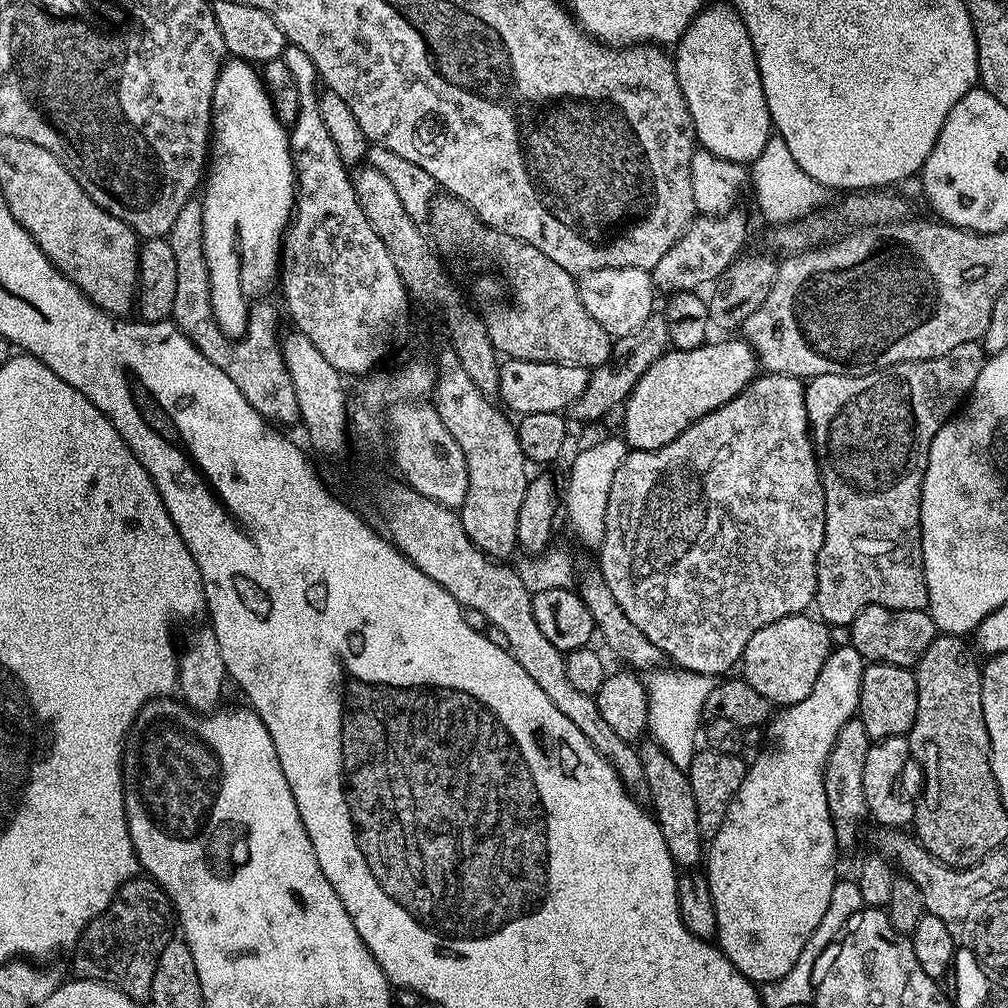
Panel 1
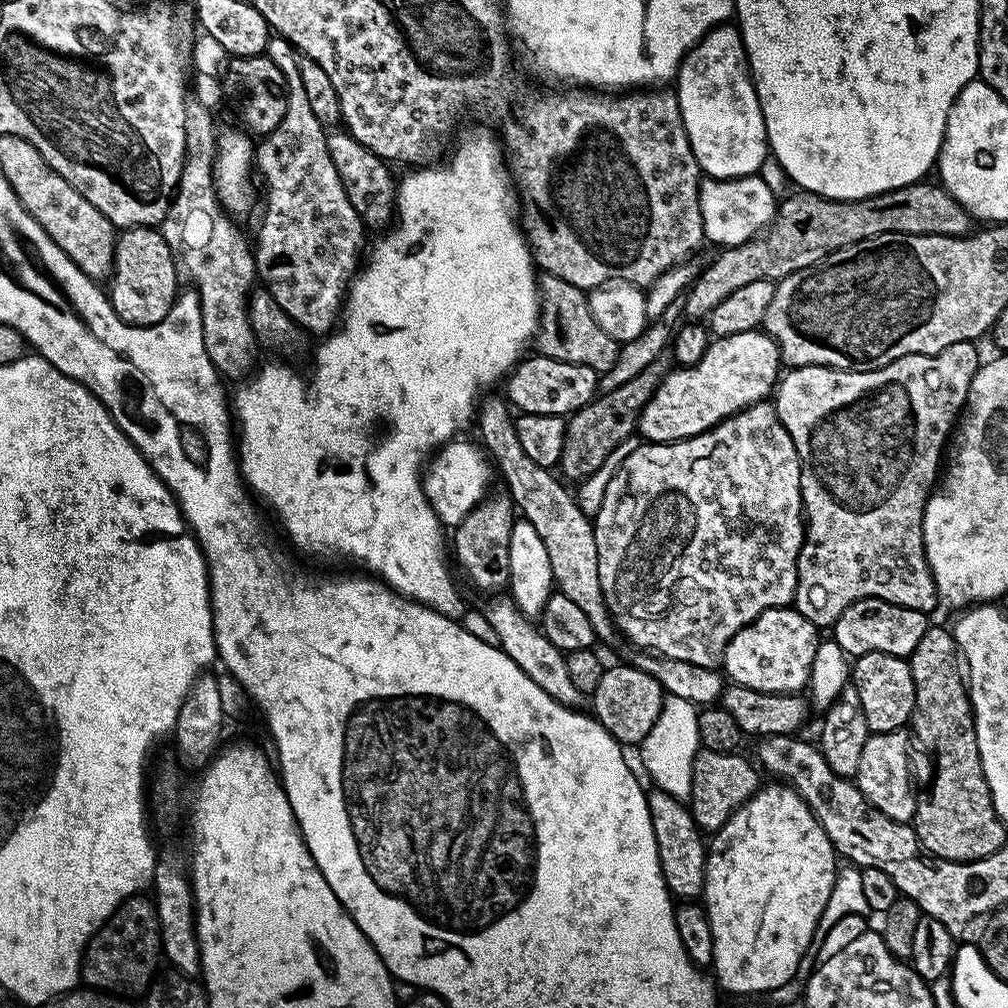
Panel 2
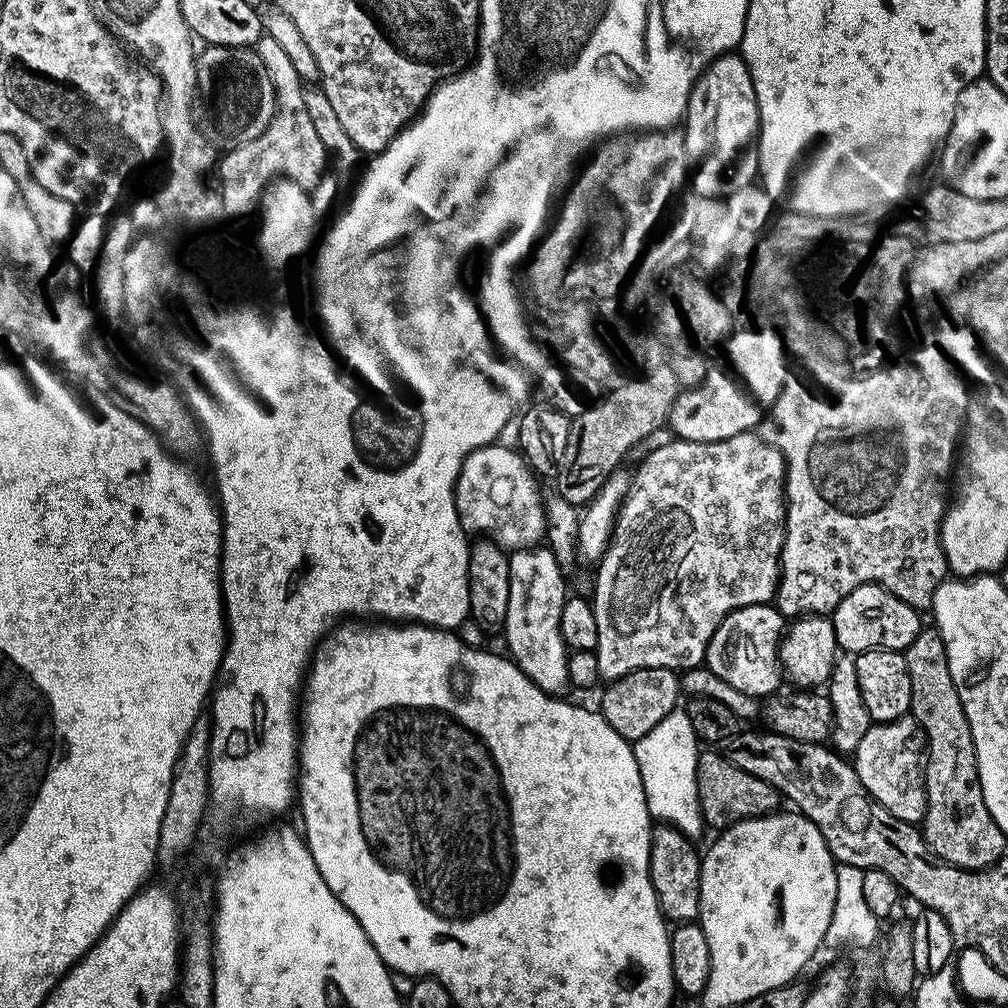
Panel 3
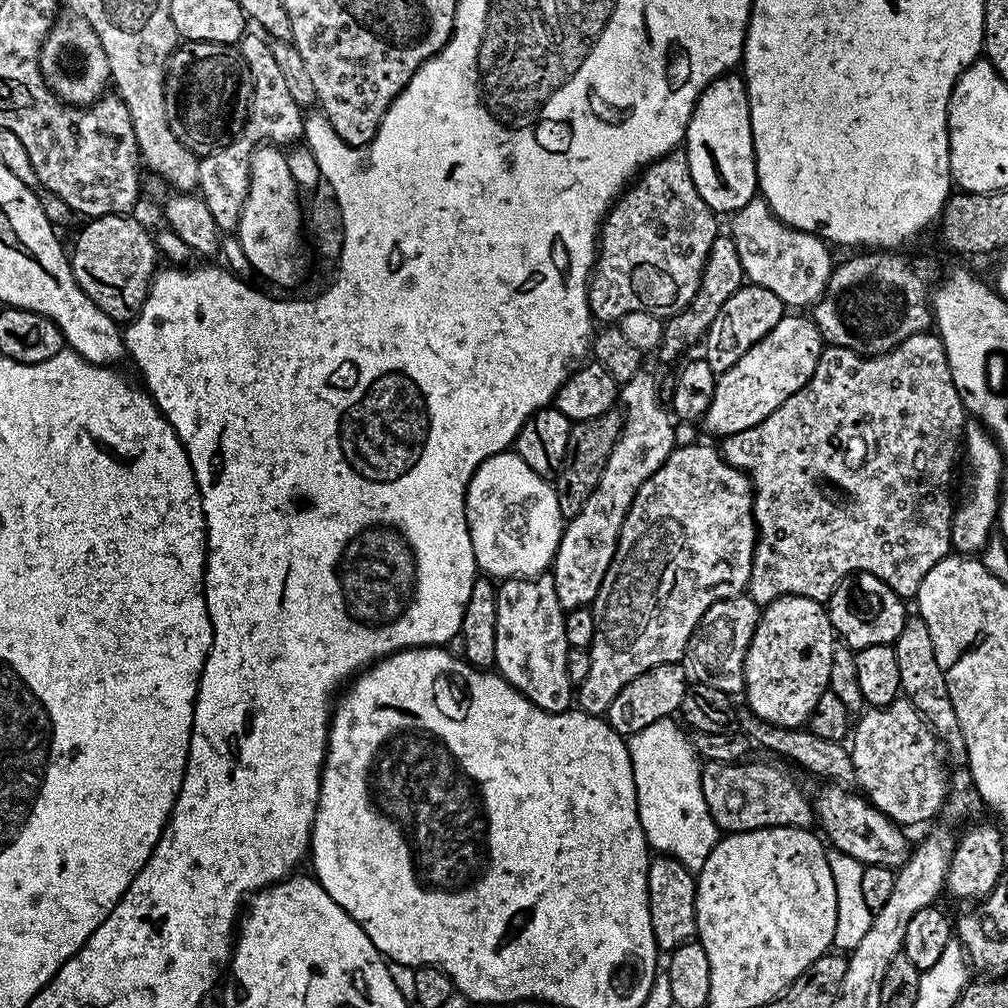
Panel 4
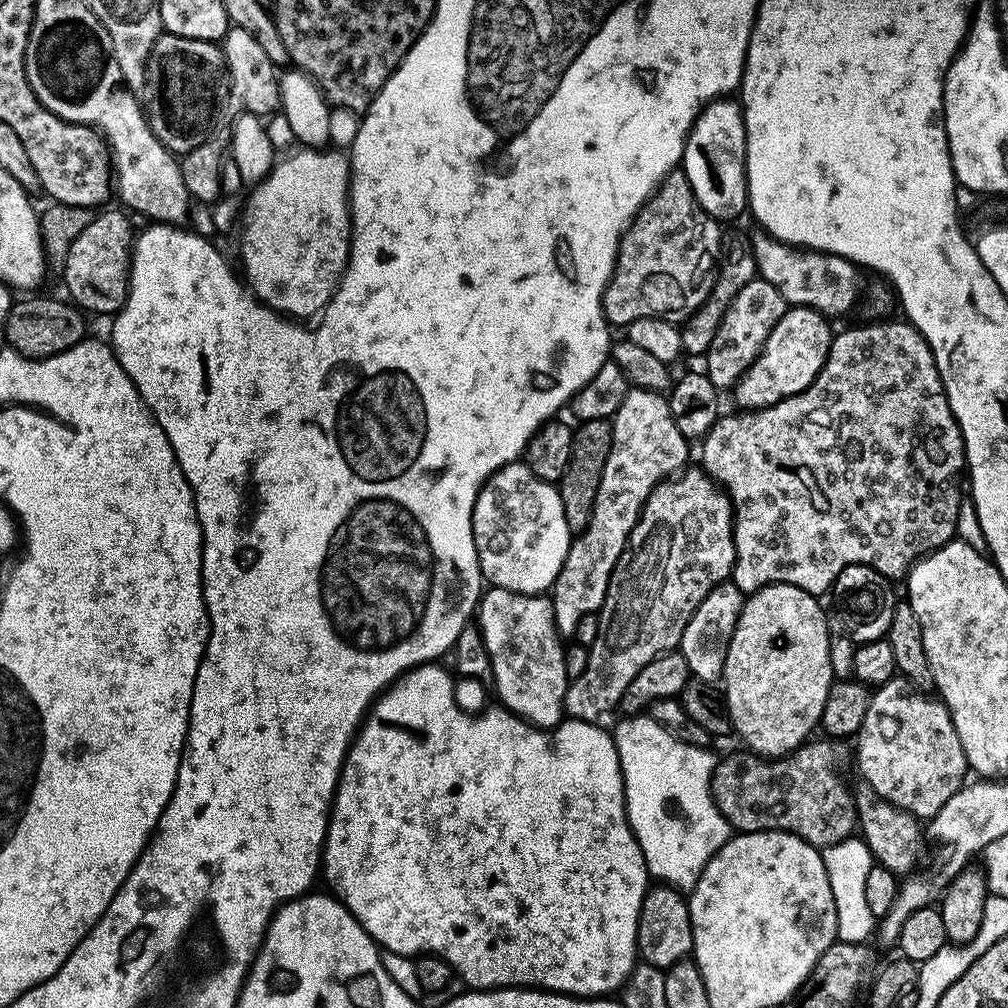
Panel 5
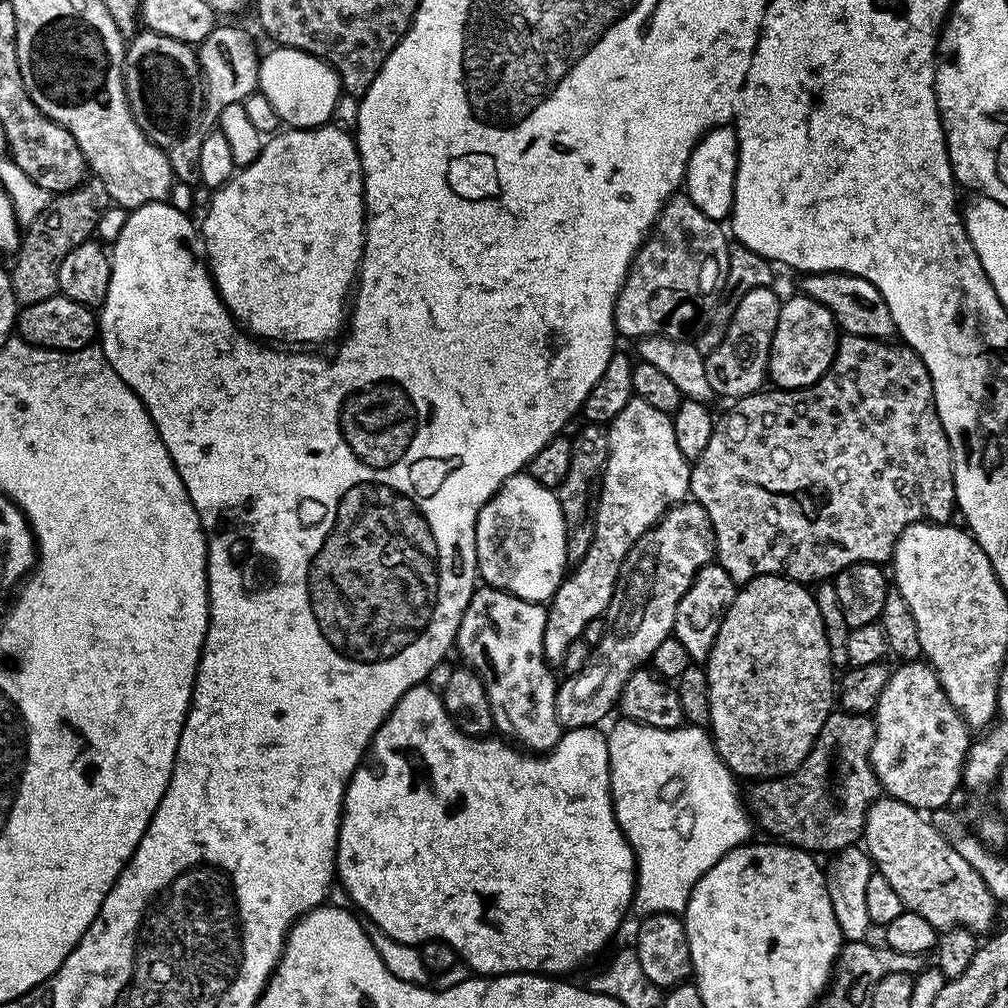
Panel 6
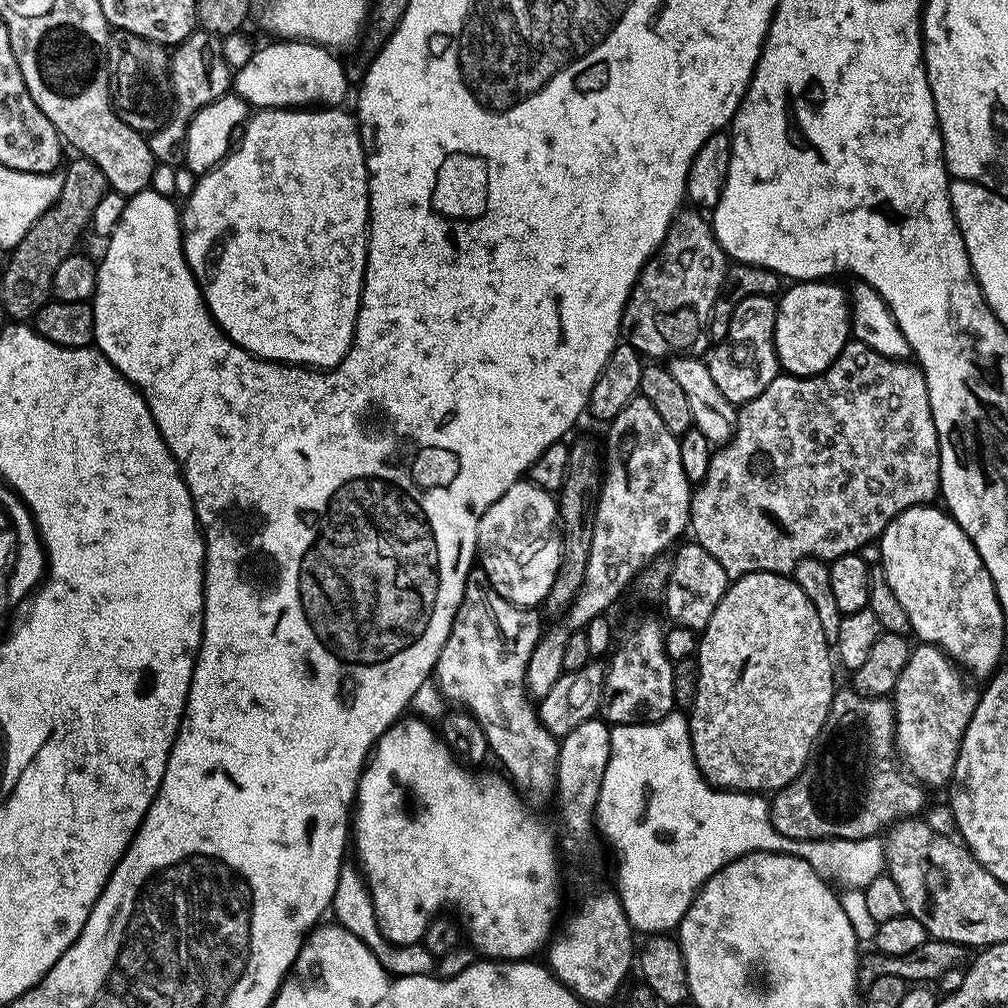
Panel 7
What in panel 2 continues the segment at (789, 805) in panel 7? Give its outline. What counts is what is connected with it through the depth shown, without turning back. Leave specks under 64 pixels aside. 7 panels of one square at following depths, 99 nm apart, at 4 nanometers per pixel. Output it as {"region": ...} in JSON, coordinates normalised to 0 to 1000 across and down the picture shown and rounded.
{"region":[[[695,744],[690,747],[687,761],[685,801],[688,815],[695,826],[709,827],[755,781],[755,767],[748,761],[747,755],[743,754],[737,754],[730,746]]]}

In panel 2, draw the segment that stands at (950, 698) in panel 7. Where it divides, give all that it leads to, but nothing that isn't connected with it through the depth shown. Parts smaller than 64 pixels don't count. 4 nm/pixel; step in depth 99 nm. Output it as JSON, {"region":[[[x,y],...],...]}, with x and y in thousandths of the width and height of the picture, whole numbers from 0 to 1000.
{"region":[[[900,725],[866,726],[862,729],[859,740],[855,740],[855,757],[851,760],[851,768],[847,777],[855,789],[863,795],[879,812],[887,812],[887,815],[900,817],[909,813],[909,799],[911,791],[905,787],[905,766],[901,763],[901,730]]]}

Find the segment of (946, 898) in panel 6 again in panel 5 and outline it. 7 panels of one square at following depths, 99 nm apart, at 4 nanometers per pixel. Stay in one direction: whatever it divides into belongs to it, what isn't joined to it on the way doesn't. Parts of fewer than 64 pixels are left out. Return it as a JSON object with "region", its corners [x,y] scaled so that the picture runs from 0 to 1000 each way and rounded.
{"region":[[[855,772],[847,778],[847,789],[851,825],[860,835],[866,854],[872,860],[882,861],[890,867],[904,866],[908,862],[905,860],[913,853],[913,844],[917,845],[919,841],[918,822],[914,814],[899,804],[879,796],[879,792],[875,792],[875,788],[871,788],[871,784],[867,784],[867,780]]]}

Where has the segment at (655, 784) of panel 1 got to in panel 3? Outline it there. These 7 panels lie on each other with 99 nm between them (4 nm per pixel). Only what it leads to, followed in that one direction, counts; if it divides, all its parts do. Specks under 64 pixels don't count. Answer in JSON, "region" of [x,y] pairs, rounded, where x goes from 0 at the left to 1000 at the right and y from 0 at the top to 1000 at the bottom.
{"region":[[[652,816],[645,835],[645,875],[653,891],[655,906],[668,918],[682,917],[694,908],[694,854],[695,846],[684,830],[678,829],[666,817]]]}

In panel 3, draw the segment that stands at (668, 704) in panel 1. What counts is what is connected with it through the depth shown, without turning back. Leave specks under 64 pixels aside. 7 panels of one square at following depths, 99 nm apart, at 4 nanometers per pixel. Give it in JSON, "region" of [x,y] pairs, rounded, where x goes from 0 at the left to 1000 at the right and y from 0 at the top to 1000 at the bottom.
{"region":[[[673,700],[668,706],[661,708],[661,712],[657,712],[657,716],[653,716],[649,724],[645,724],[645,728],[630,735],[629,745],[633,764],[637,768],[643,807],[648,814],[666,817],[684,831],[690,831],[694,824],[699,824],[700,818],[694,806],[690,779],[692,735],[688,720],[685,720],[682,705]]]}

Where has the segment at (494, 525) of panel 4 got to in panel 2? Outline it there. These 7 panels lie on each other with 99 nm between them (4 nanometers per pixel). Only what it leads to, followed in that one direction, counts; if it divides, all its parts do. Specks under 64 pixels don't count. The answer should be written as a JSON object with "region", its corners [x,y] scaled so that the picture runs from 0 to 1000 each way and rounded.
{"region":[[[449,435],[436,445],[428,453],[423,467],[420,469],[421,489],[427,502],[433,507],[434,514],[441,522],[451,522],[470,506],[472,501],[485,491],[484,475],[490,472],[490,464],[485,453],[475,443],[456,437],[460,435]]]}

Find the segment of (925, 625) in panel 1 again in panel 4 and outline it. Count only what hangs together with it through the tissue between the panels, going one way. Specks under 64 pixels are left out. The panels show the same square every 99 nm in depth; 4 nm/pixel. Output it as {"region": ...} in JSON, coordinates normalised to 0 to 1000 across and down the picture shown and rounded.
{"region":[[[862,567],[836,571],[819,596],[826,628],[846,645],[872,639],[888,640],[899,614],[898,596],[877,575]]]}

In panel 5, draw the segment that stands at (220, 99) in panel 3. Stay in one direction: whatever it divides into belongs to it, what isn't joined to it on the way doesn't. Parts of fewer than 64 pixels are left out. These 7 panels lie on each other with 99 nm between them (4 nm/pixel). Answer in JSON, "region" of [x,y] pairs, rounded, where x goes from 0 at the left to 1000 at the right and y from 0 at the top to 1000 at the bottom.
{"region":[[[160,34],[153,42],[147,55],[145,68],[145,90],[141,95],[145,104],[145,116],[152,133],[163,144],[179,146],[179,149],[195,147],[206,138],[210,118],[214,115],[214,91],[210,86],[225,72],[226,63],[222,60],[222,49],[208,40],[189,40],[180,36]]]}

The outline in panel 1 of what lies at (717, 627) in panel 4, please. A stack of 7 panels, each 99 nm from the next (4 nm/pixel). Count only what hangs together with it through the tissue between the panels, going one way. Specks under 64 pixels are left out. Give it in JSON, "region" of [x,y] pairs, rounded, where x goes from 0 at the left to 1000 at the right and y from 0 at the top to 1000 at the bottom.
{"region":[[[795,609],[777,611],[772,617],[764,617],[756,621],[740,637],[736,652],[736,673],[752,688],[759,690],[770,700],[781,700],[796,696],[804,685],[808,685],[808,677],[812,677],[812,669],[819,657],[827,640],[821,628],[822,620],[809,610]]]}

